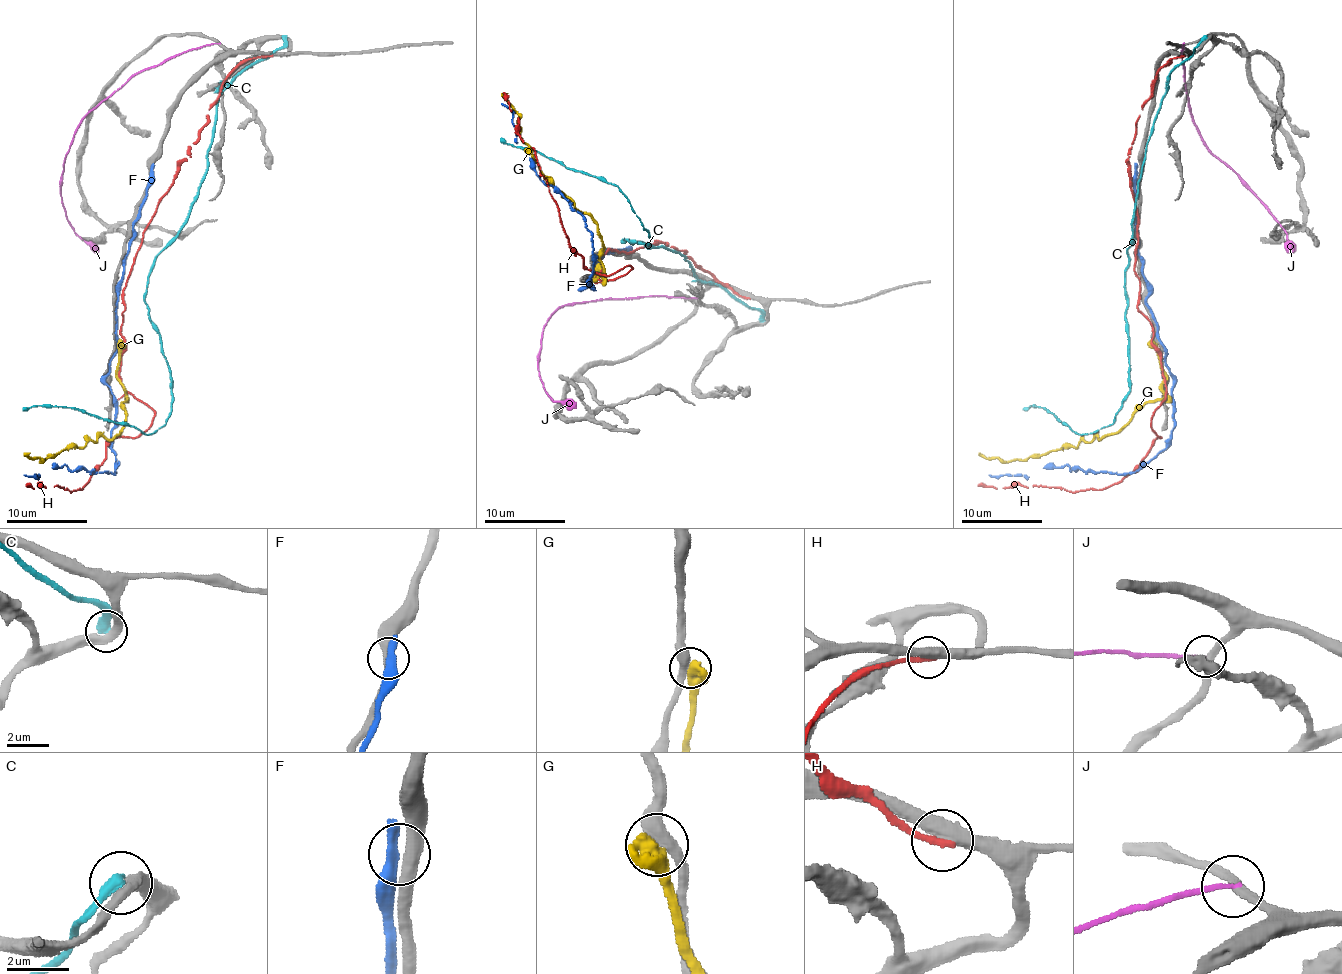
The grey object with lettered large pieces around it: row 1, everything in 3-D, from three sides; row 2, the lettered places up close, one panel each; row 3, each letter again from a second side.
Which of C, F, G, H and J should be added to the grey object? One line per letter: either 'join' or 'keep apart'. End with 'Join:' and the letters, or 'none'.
C: keep apart
F: keep apart
G: keep apart
H: keep apart
J: keep apart
Join: none

